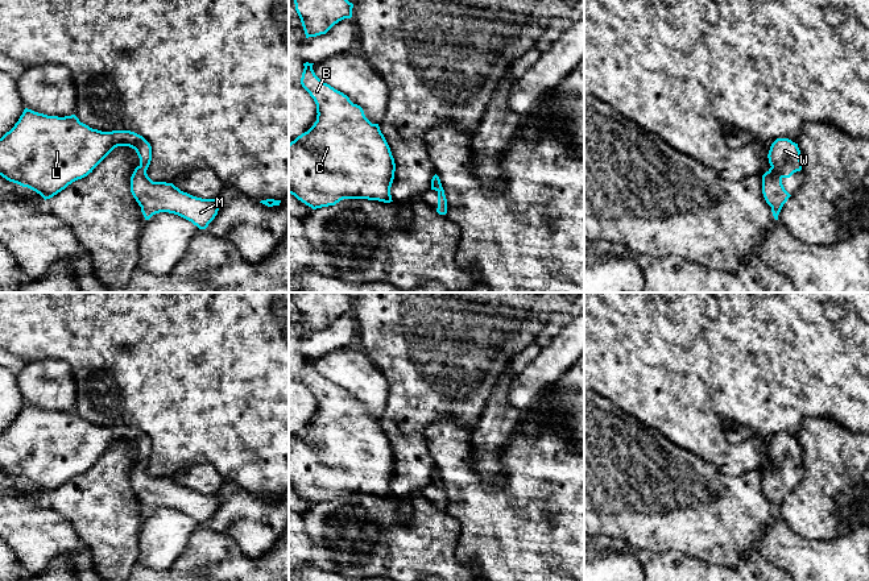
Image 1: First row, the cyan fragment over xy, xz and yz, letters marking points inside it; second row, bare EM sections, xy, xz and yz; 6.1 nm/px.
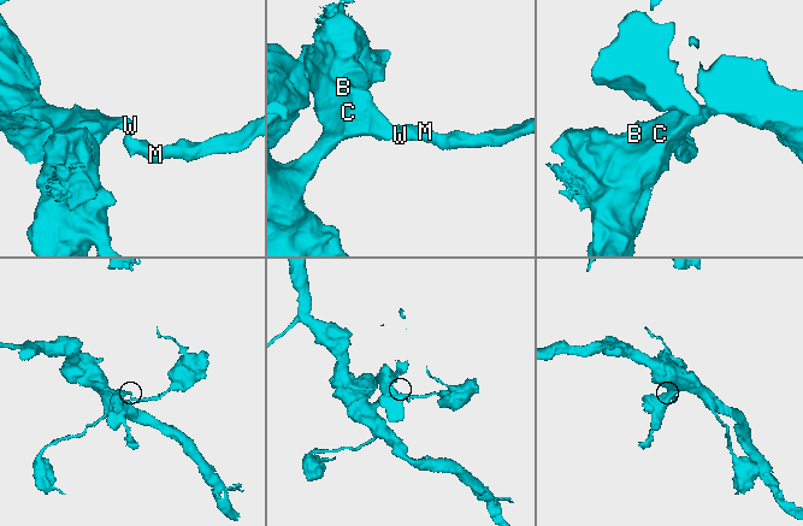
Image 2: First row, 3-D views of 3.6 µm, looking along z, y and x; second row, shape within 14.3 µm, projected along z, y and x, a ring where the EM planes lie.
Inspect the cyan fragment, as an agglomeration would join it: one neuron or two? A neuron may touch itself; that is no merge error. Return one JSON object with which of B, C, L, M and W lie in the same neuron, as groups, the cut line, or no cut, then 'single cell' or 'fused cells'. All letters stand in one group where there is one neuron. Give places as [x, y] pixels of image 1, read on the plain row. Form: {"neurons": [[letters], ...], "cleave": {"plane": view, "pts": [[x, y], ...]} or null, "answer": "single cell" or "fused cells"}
{"neurons": [["B", "C", "L", "M", "W"]], "cleave": null, "answer": "single cell"}

